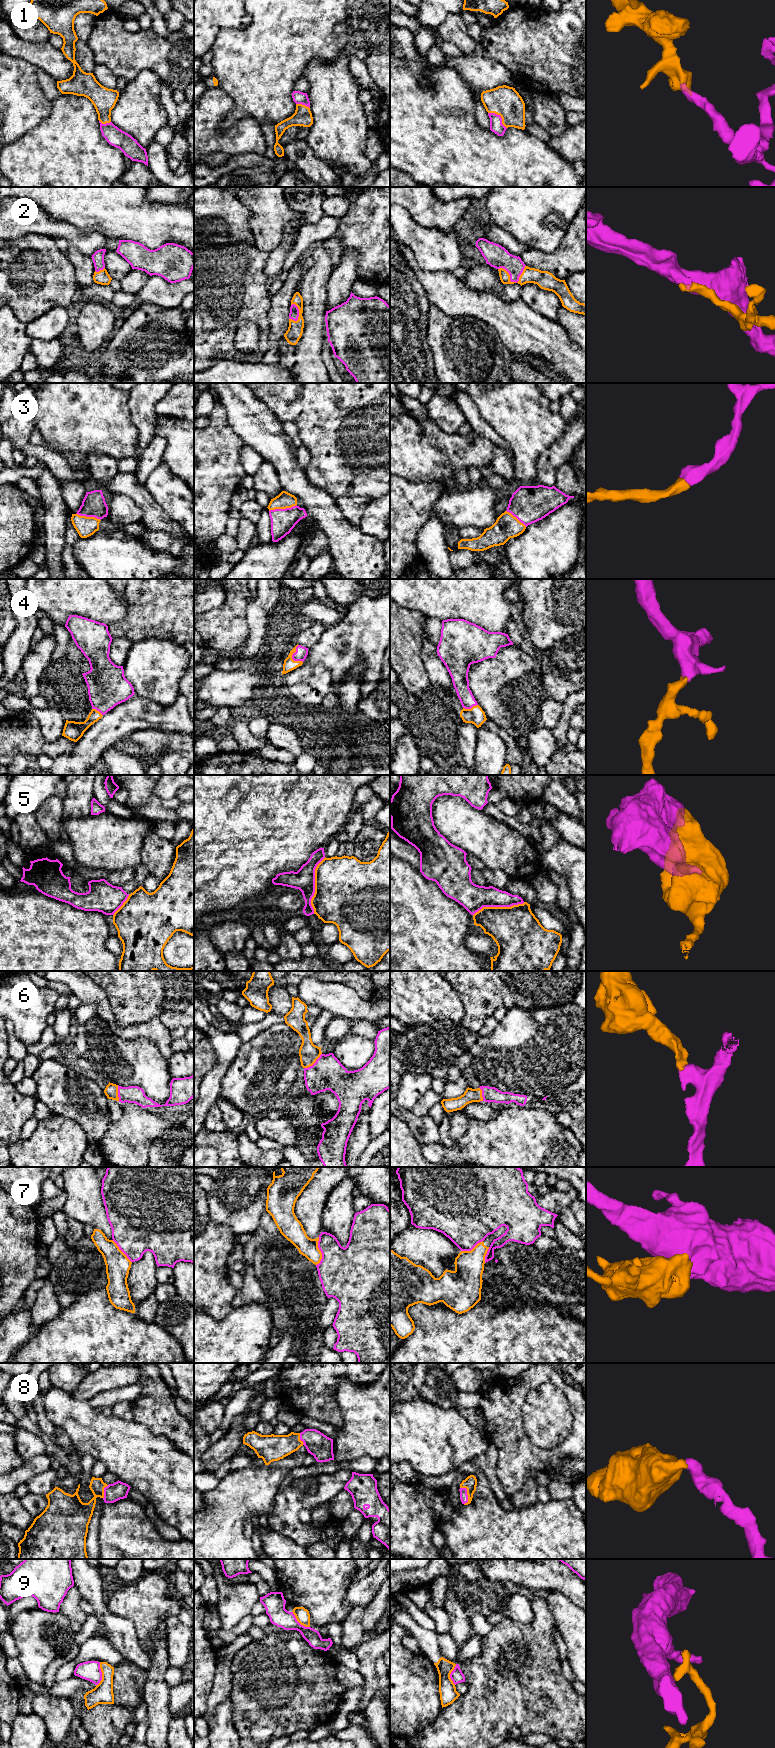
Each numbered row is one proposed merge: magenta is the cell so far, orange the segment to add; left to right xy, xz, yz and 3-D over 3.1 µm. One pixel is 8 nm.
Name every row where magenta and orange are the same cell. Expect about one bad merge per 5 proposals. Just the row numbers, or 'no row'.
1, 2, 3, 4, 6, 8

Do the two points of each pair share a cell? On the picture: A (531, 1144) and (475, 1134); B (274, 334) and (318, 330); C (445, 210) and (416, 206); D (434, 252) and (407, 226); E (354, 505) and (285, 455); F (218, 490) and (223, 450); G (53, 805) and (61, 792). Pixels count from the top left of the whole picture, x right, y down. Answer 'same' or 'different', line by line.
A: same
B: different
C: same
D: same
E: different
F: same
G: different

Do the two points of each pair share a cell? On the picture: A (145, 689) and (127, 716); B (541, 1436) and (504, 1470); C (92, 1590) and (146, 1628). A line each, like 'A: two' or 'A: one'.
A: two
B: two
C: two

